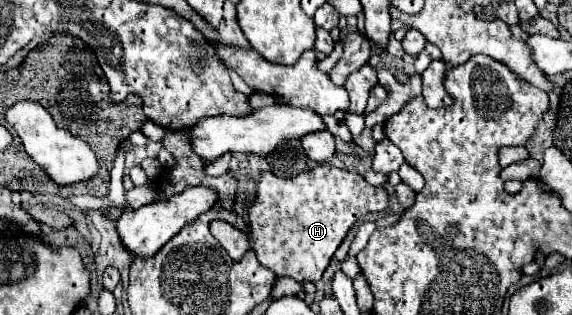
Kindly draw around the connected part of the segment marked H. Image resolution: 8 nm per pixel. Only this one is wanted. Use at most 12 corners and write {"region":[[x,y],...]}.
{"region":[[319,164],[261,172],[249,234],[217,220],[233,260],[317,284],[383,186]]}

